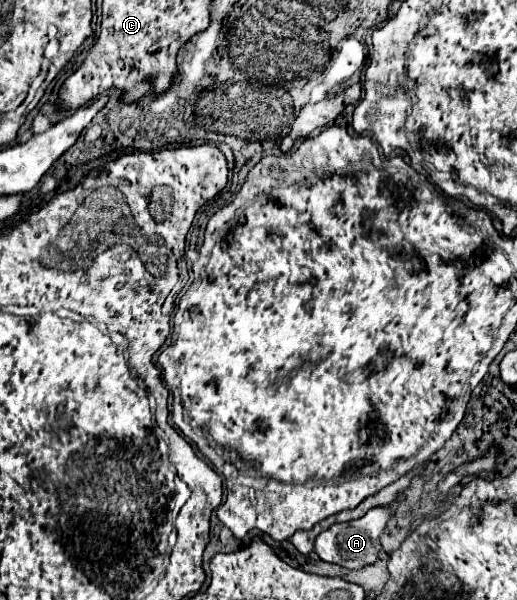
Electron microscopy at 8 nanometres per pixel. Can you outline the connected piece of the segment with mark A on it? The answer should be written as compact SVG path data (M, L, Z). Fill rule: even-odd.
M373 507L371 511L367 511L361 519L355 521L347 521L347 523L335 523L329 529L325 529L321 535L317 535L315 539L315 551L319 553L319 557L327 563L337 563L341 567L347 569L361 569L365 565L371 565L377 561L379 553L381 553L381 533L385 533L389 519L395 517L395 507Z

